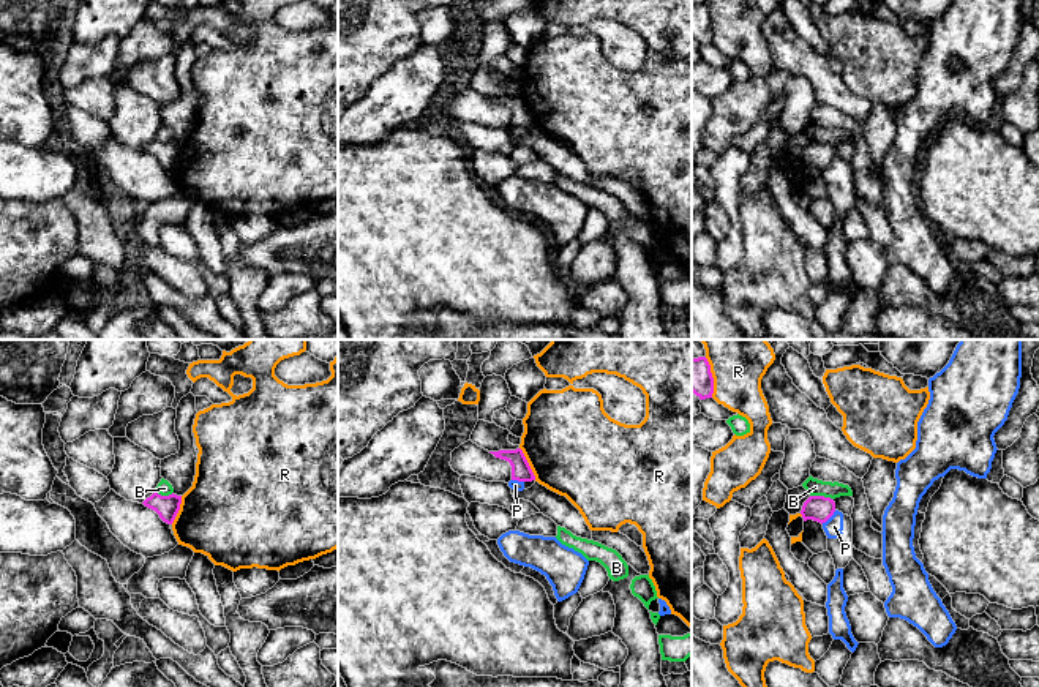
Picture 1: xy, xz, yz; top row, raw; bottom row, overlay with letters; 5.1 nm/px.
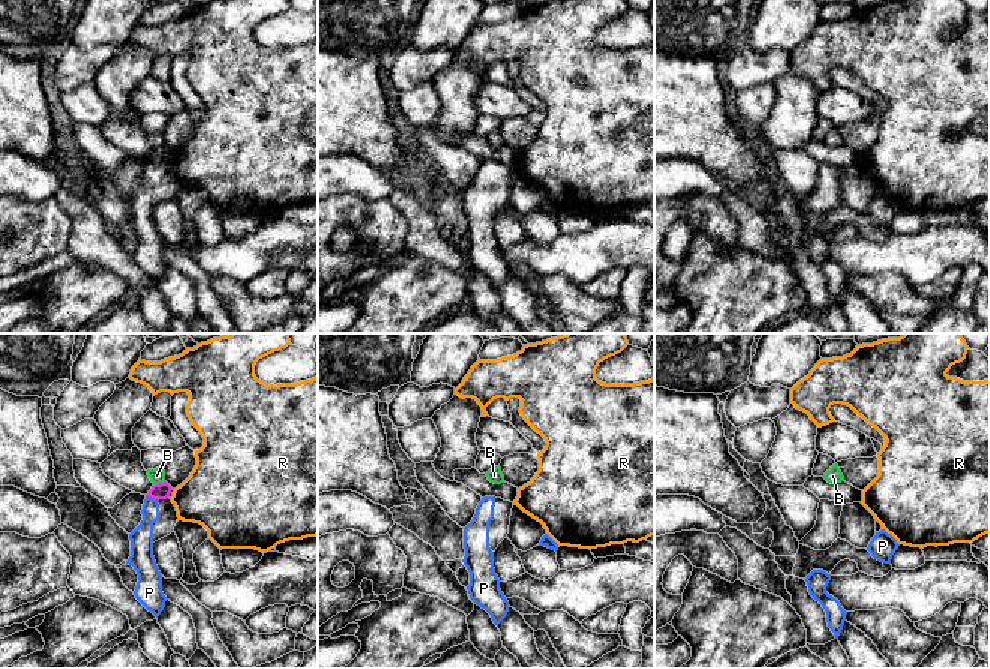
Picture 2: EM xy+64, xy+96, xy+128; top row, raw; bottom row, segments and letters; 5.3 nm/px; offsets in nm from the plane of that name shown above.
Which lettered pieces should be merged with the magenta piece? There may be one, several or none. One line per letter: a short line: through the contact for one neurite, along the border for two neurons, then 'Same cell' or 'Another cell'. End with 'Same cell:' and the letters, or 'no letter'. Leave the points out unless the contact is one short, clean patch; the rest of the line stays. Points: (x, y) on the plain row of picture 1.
B: Line: yz (810, 141), (823, 141), (832, 146). Another cell
P: Line: yz (836, 157), (821, 169). Another cell
R: Another cell
Same cell: no letter

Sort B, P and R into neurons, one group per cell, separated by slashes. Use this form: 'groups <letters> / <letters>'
groups B / P / R

